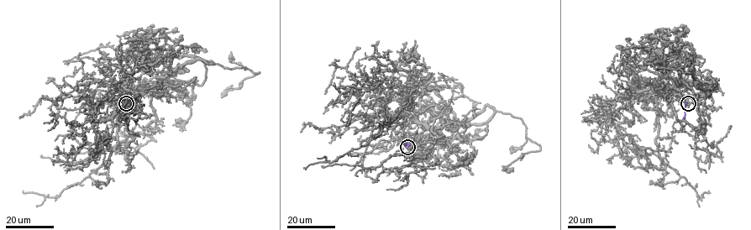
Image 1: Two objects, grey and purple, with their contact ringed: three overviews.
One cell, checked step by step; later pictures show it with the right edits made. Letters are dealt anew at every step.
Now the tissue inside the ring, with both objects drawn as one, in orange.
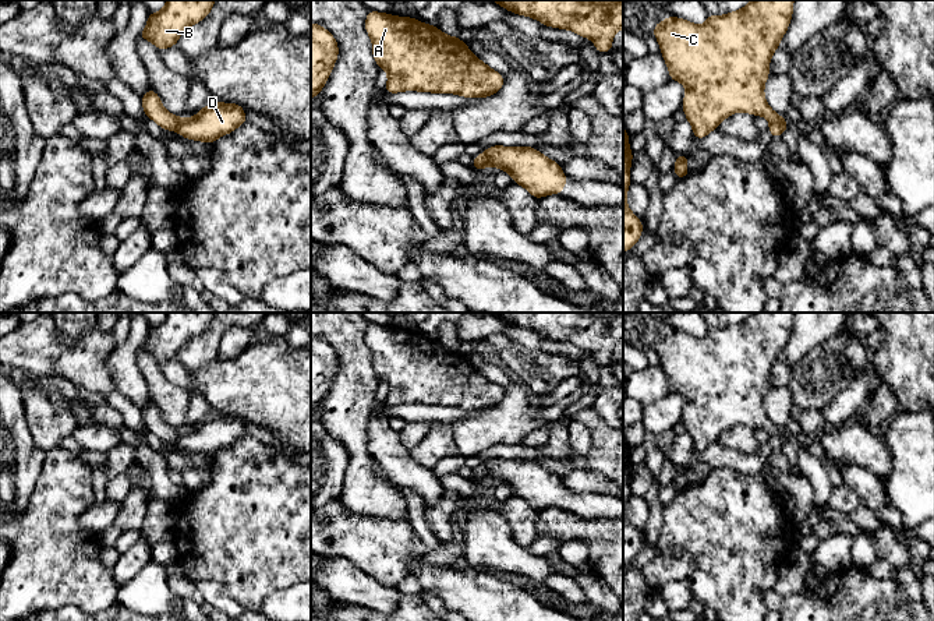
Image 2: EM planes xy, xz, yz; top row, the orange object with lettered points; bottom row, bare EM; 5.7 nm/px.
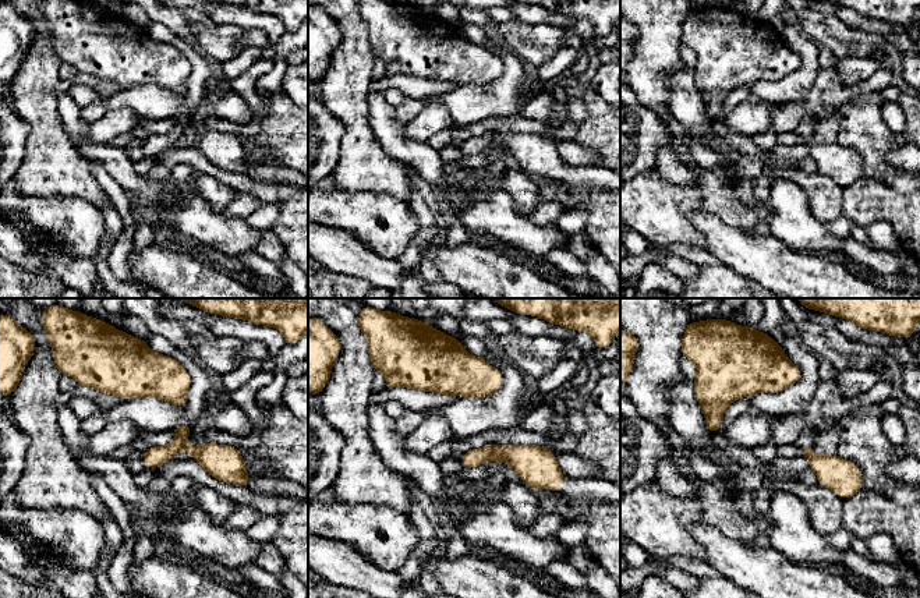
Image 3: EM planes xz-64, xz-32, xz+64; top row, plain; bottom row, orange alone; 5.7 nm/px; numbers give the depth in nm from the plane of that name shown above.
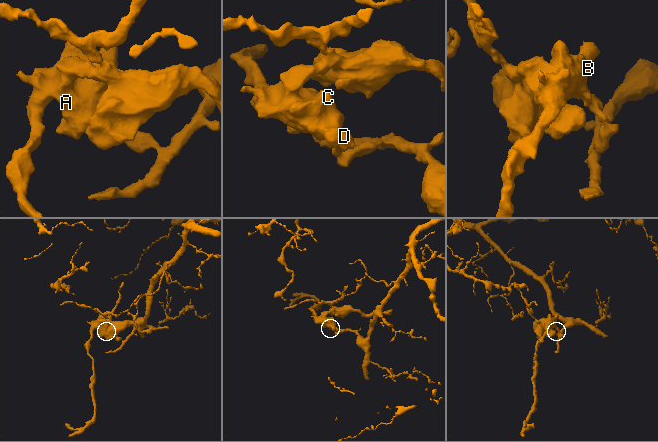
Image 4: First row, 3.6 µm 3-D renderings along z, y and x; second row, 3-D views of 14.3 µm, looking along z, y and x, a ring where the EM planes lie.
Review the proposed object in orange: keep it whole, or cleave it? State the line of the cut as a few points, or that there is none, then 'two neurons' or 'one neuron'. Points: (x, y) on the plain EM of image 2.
cut yz (771, 434), (786, 437); two neurons

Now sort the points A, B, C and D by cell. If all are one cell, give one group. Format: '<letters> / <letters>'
A B C / D

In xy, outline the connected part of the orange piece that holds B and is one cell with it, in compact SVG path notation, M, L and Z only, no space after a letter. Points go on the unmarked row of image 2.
M167 313L163 322L149 325L139 352L152 354L158 363L176 359L180 347L204 332L216 313Z

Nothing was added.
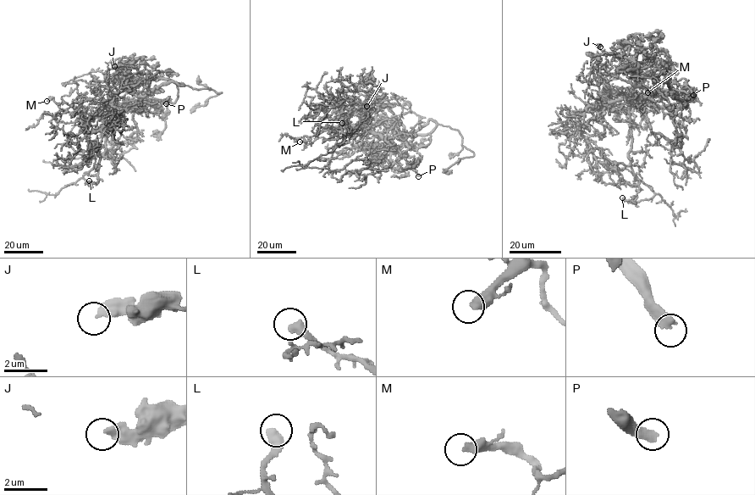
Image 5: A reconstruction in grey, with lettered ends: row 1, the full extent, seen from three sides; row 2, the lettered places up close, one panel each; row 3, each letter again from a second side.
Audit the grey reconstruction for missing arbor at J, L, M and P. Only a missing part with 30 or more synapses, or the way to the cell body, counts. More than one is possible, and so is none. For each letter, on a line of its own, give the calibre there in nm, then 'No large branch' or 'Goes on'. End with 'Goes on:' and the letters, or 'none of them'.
J: Thickness 380 nm. No large branch
L: Thickness 480 nm. No large branch
M: Thickness 440 nm. No large branch
P: Thickness 440 nm. Goes on
Goes on: P

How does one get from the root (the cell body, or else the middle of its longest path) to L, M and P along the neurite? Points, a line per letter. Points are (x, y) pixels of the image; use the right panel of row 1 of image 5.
L: (646, 97), (635, 99), (630, 105), (631, 147), (628, 158), (634, 175), (654, 196), (635, 203), (622, 197)
M: (646, 97), (606, 102), (597, 110), (630, 109), (643, 105), (650, 98), (649, 88), (647, 92)
P: (646, 97), (655, 91), (664, 90), (682, 90), (693, 95)

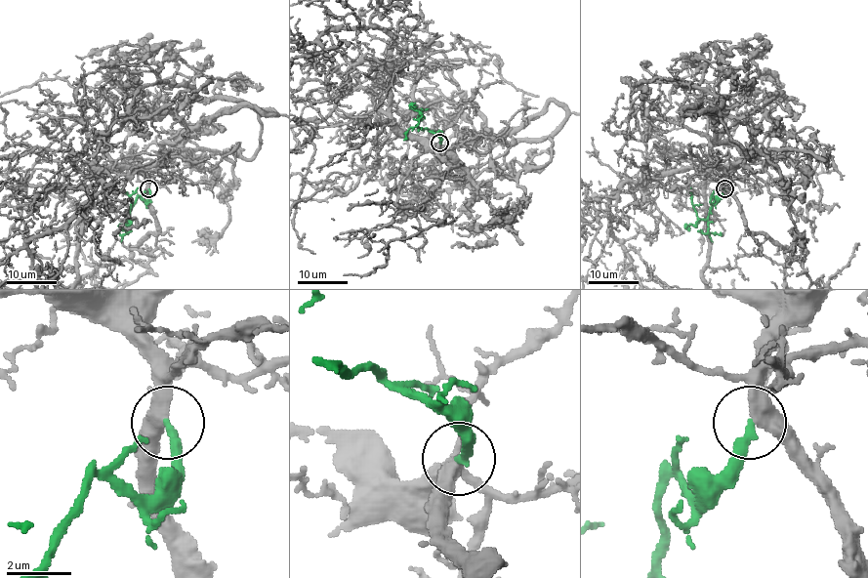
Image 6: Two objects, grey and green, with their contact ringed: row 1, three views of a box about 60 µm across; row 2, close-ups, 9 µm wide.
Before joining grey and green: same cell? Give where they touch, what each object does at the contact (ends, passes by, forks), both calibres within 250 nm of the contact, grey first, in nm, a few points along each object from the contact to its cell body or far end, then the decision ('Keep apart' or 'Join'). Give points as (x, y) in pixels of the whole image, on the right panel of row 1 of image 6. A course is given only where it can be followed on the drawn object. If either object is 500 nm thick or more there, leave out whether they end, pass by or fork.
Place: (724, 188). At the ring grey passes by. At the ring green ends. Thickness 440 nm (grey) against 300 nm. Course of grey: (724, 188), (742, 157), (688, 106), (702, 125), (772, 132), (797, 167), (819, 158). Course of green: (724, 188), (717, 199), (714, 197), (711, 199), (711, 212), (706, 220), (697, 216), (685, 189). Join

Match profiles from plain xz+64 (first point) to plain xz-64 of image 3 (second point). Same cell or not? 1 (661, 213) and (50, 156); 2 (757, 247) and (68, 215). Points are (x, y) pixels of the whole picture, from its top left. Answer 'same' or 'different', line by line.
1: different
2: different

